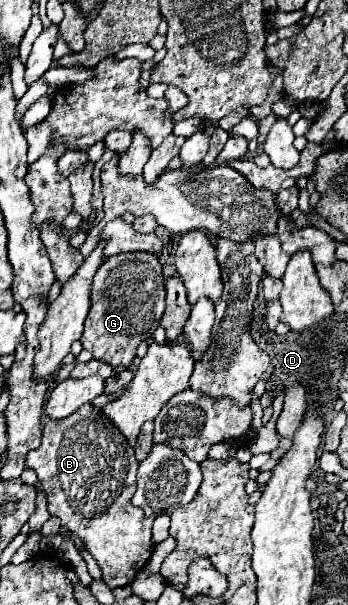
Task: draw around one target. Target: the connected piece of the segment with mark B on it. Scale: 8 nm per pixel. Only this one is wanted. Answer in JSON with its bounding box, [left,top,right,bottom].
[26,404,152,586]

